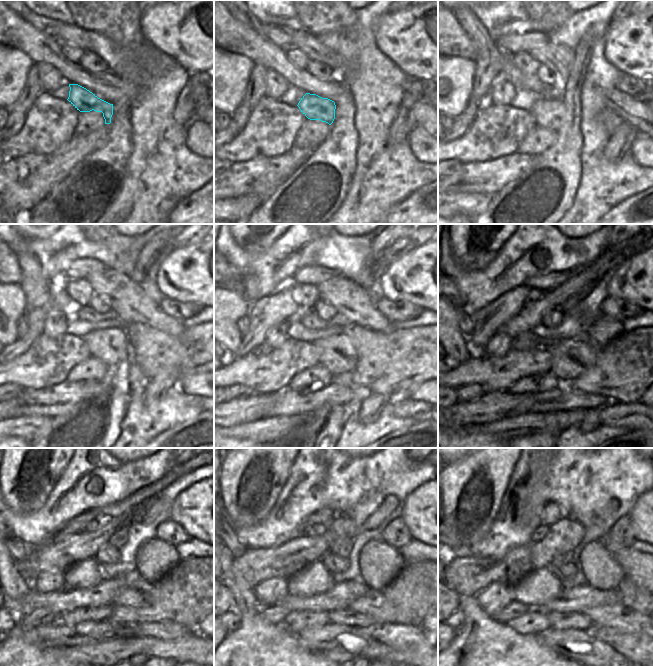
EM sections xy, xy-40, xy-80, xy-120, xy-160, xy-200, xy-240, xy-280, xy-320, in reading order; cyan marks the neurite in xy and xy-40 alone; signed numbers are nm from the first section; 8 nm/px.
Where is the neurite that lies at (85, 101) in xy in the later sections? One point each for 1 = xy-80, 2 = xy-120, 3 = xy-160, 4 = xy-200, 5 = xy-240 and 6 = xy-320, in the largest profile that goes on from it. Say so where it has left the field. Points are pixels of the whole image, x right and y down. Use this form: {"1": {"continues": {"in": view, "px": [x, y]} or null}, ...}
{"1": {"continues": {"in": "xy-80", "px": [551, 114]}}, "2": {"continues": {"in": "xy-120", "px": [109, 345]}}, "3": {"continues": {"in": "xy-160", "px": [366, 353]}}, "4": {"continues": {"in": "xy-200", "px": [572, 359]}}, "5": {"continues": {"in": "xy-240", "px": [136, 589]}}, "6": {"continues": {"in": "xy-320", "px": [600, 597]}}}

